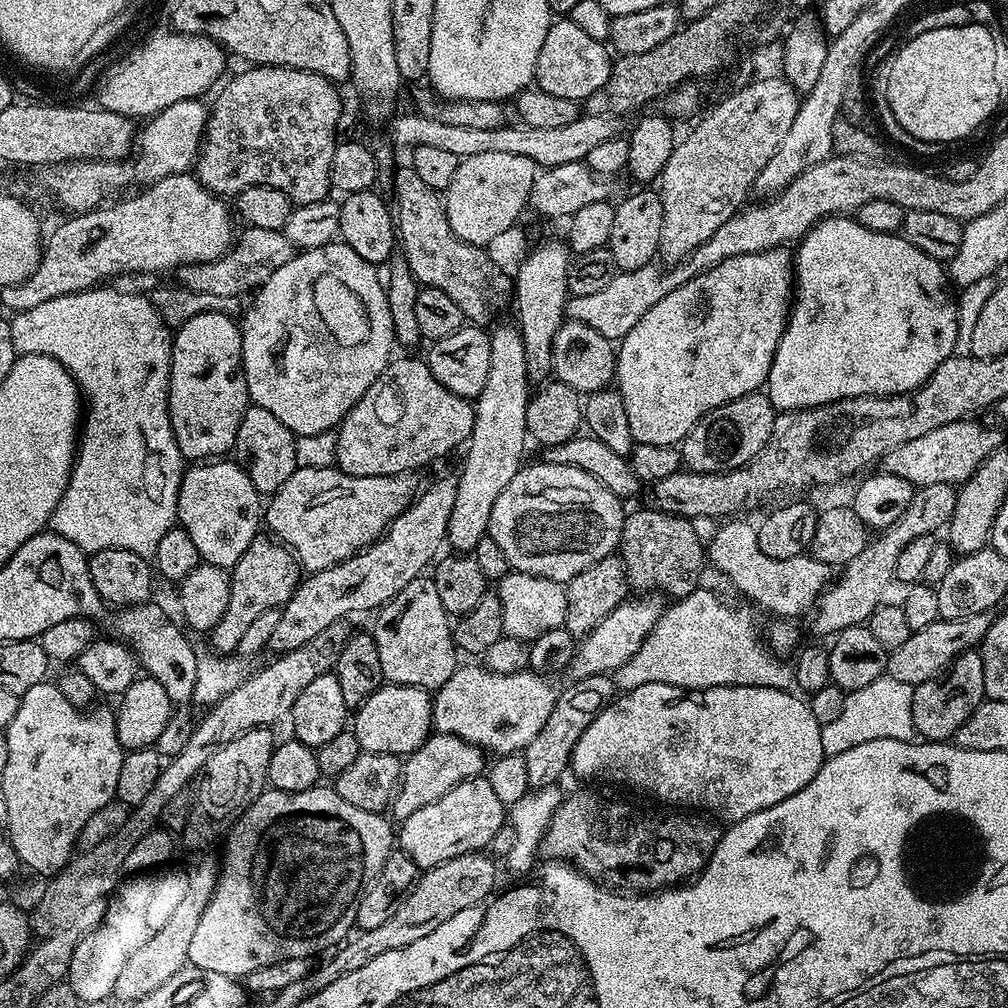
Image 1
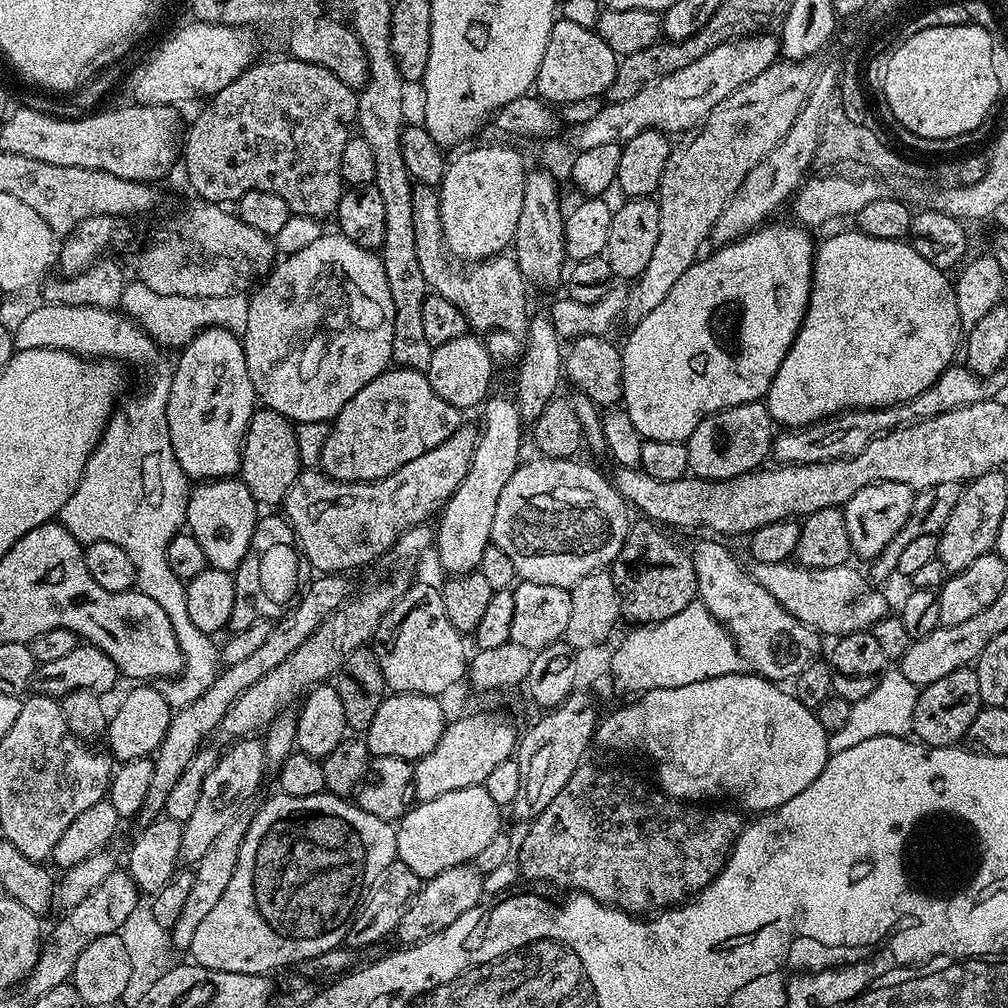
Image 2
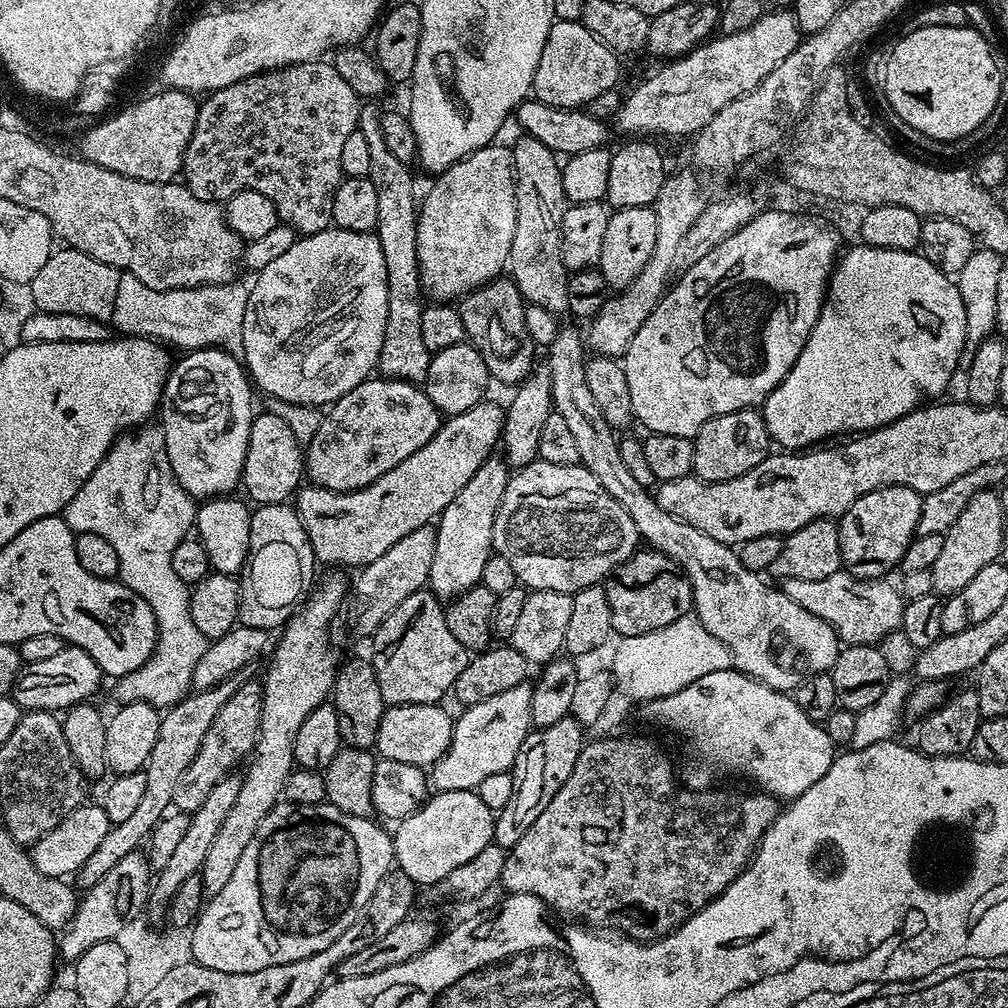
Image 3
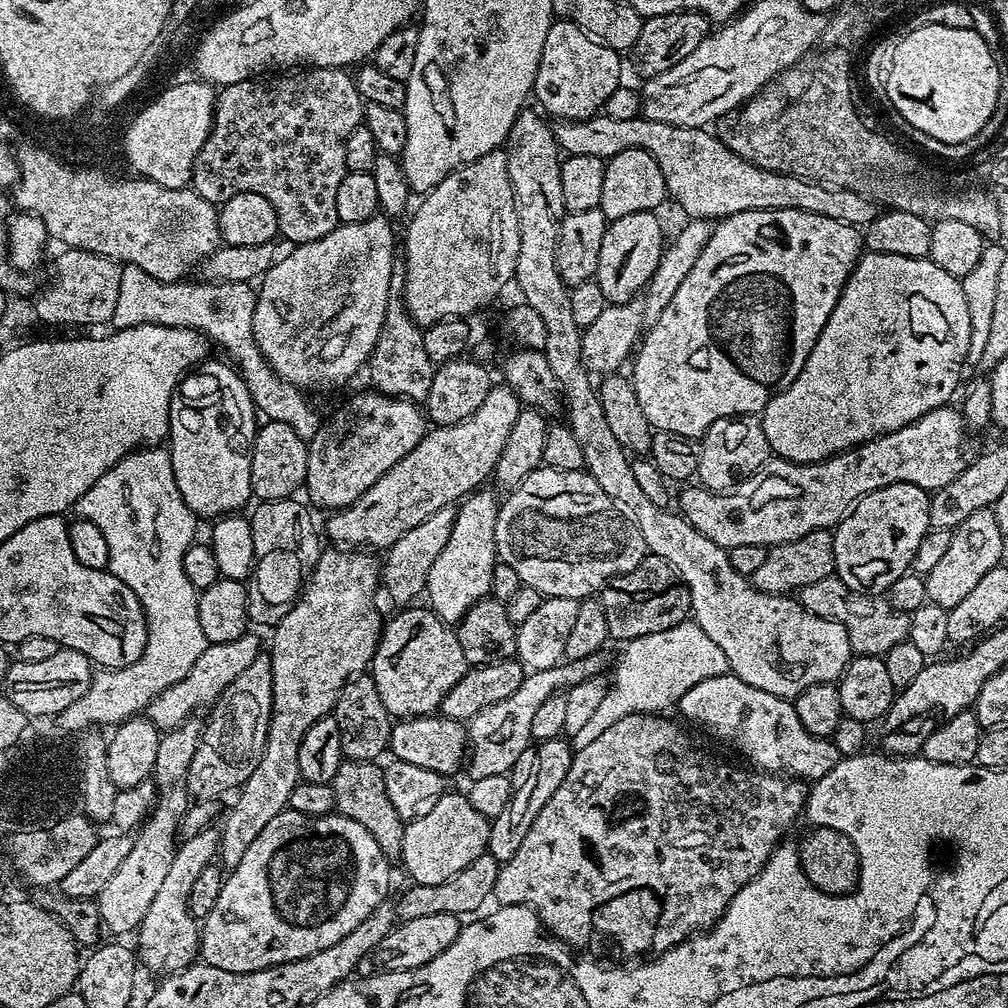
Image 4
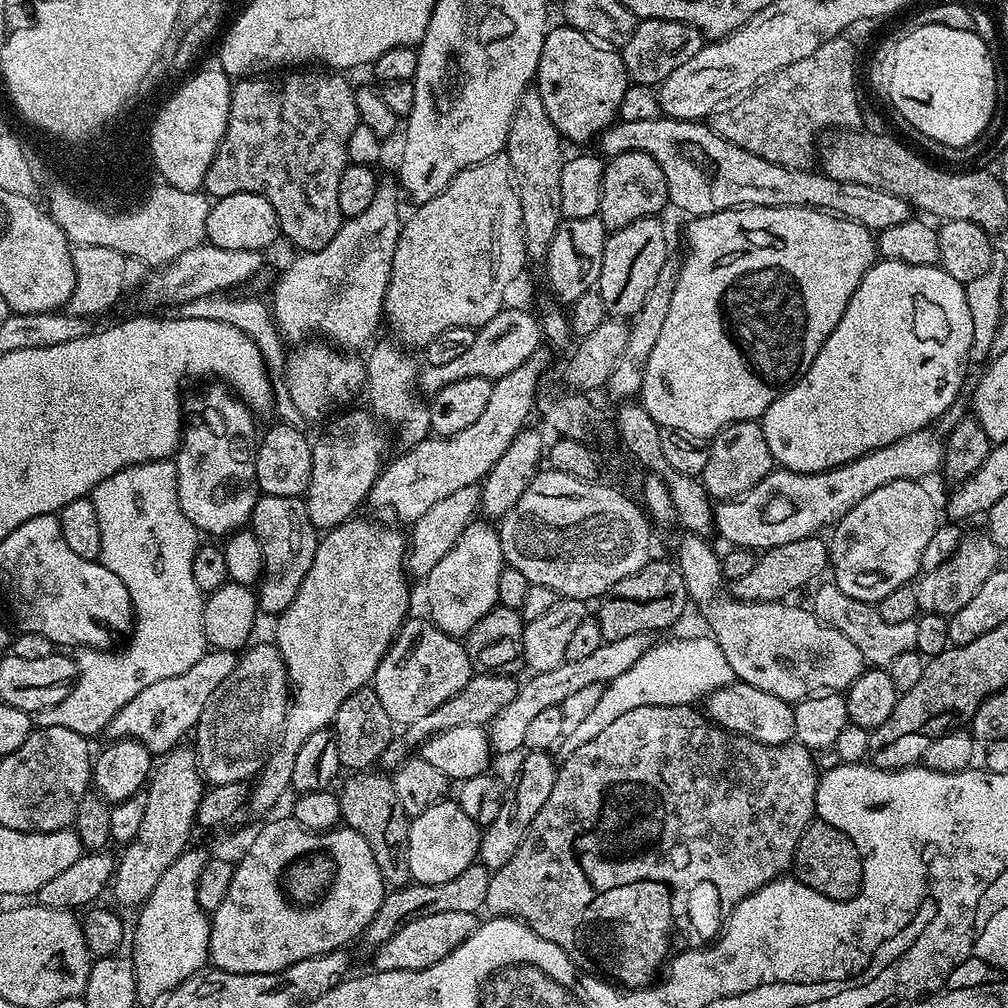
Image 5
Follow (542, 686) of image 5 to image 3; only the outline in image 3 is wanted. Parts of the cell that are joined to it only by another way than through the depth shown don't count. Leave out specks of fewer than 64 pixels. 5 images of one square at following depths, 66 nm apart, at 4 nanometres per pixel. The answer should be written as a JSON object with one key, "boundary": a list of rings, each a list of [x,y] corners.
{"boundary":[[[525,682],[512,686],[492,698],[470,705],[463,709],[461,716],[455,717],[452,726],[452,737],[446,754],[430,769],[430,784],[436,792],[449,792],[450,790],[466,790],[471,792],[490,774],[512,772],[516,766],[516,759],[522,750],[522,742],[526,742],[529,732],[533,731],[532,722],[532,694],[534,688],[531,683]]]}

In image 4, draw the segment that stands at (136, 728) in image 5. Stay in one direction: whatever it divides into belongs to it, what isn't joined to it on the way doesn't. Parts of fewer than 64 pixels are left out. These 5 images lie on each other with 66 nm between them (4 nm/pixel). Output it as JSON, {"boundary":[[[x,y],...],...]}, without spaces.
{"boundary":[[[245,634],[234,642],[209,644],[206,650],[202,650],[198,662],[190,666],[190,674],[186,674],[182,682],[174,682],[174,686],[162,690],[158,698],[148,703],[146,719],[156,729],[167,730],[176,728],[183,720],[195,717],[199,708],[207,709],[222,694],[222,690],[226,690],[226,686],[230,686],[230,682],[234,682],[234,678],[238,678],[238,674],[242,674],[242,670],[246,670],[246,666],[250,666],[250,662],[262,654],[259,638],[252,635]]]}

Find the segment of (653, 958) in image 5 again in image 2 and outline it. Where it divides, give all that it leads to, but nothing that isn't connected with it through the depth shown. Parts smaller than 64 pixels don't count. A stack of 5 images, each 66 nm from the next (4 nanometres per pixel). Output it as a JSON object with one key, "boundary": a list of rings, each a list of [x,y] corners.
{"boundary":[[[581,763],[578,771],[570,778],[570,782],[566,782],[566,786],[562,786],[558,798],[554,798],[554,802],[550,802],[550,806],[546,806],[546,810],[542,810],[542,814],[538,814],[535,820],[527,825],[528,833],[525,834],[521,846],[520,843],[518,846],[518,856],[520,852],[518,867],[524,876],[526,874],[532,880],[545,880],[548,884],[557,884],[560,888],[568,888],[564,890],[585,892],[587,896],[593,896],[598,903],[620,908],[624,912],[655,914],[661,910],[675,908],[689,898],[695,897],[696,893],[701,892],[724,869],[728,855],[732,852],[732,847],[736,844],[736,839],[742,831],[739,811],[728,806],[697,806],[692,802],[673,800],[672,797],[665,796],[655,787],[652,789],[647,788],[644,784],[639,784],[634,777],[627,776],[624,772],[615,772],[612,768],[595,768],[594,765],[588,763]]]}

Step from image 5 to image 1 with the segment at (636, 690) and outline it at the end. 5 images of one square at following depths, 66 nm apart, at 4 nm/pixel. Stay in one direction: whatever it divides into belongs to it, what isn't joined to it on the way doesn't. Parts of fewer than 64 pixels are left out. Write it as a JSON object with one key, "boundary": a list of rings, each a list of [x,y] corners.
{"boundary":[[[707,586],[696,588],[690,594],[679,597],[663,609],[654,630],[642,642],[638,654],[631,656],[621,668],[616,669],[614,679],[617,689],[629,692],[643,684],[669,684],[685,690],[699,690],[729,684],[730,686],[766,686],[767,688],[791,689],[794,672],[777,656],[762,639],[762,632],[748,620],[744,608],[731,608],[728,604],[716,604],[716,598]]]}

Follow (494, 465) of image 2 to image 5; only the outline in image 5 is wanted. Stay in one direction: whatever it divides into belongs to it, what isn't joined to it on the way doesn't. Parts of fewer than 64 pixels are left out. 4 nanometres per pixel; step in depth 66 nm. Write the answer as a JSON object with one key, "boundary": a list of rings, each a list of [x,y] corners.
{"boundary":[[[476,518],[462,530],[457,544],[442,558],[426,577],[428,584],[428,612],[433,624],[446,634],[457,638],[467,636],[468,631],[498,604],[498,574],[506,567],[500,545],[500,534],[484,518]]]}

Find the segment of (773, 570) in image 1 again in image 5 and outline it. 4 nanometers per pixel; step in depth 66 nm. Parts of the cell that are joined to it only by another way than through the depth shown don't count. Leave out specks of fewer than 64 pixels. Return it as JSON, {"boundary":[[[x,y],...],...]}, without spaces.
{"boundary":[[[821,583],[816,593],[812,596],[810,610],[824,624],[837,628],[858,650],[862,650],[865,661],[872,666],[887,666],[898,658],[898,654],[906,654],[913,651],[918,642],[918,626],[916,620],[910,622],[886,622],[882,618],[879,607],[862,602],[858,598],[850,598],[842,594],[842,590],[836,583]]]}

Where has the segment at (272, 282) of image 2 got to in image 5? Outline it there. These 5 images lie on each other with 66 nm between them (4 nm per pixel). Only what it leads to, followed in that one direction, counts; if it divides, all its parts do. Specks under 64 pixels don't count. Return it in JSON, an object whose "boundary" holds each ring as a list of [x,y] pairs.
{"boundary":[[[381,175],[369,209],[345,219],[325,248],[300,254],[281,274],[270,299],[270,315],[285,341],[304,342],[317,336],[347,350],[367,345],[377,335],[394,250],[400,241],[400,196],[402,189],[397,177]]]}

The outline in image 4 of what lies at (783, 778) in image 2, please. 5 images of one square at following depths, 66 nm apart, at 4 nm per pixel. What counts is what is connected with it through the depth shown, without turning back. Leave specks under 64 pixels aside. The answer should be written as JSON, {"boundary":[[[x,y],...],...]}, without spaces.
{"boundary":[[[731,674],[706,678],[698,686],[694,686],[691,692],[682,694],[678,705],[679,711],[688,712],[692,708],[692,716],[708,732],[729,740],[742,755],[749,765],[765,772],[775,772],[793,778],[799,778],[805,782],[815,782],[830,771],[831,768],[842,759],[840,751],[834,747],[831,739],[812,736],[802,722],[798,722],[796,705],[791,699],[766,694],[766,690],[758,690],[758,686],[750,686],[750,682],[742,682],[742,678]]]}

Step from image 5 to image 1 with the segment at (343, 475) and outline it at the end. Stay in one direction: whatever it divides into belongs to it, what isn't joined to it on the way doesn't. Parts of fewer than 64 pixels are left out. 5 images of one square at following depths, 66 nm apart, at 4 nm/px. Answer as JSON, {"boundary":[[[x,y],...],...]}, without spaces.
{"boundary":[[[393,359],[340,421],[336,432],[335,467],[351,476],[397,476],[403,472],[416,472],[431,460],[442,459],[459,444],[461,447],[472,433],[475,413],[473,401],[446,390],[446,386],[430,374],[423,359]]]}

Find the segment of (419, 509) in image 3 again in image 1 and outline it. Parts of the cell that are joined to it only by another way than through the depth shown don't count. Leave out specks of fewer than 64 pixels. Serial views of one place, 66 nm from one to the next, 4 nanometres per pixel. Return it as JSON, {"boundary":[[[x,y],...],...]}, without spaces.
{"boundary":[[[335,466],[296,468],[279,490],[271,493],[269,500],[272,501],[269,504],[267,501],[262,520],[267,531],[274,534],[275,539],[300,561],[301,569],[305,573],[326,570],[338,562],[349,560],[355,552],[364,551],[383,536],[394,520],[406,511],[417,497],[421,487],[418,477],[416,472],[403,472],[397,476],[351,476]]]}

